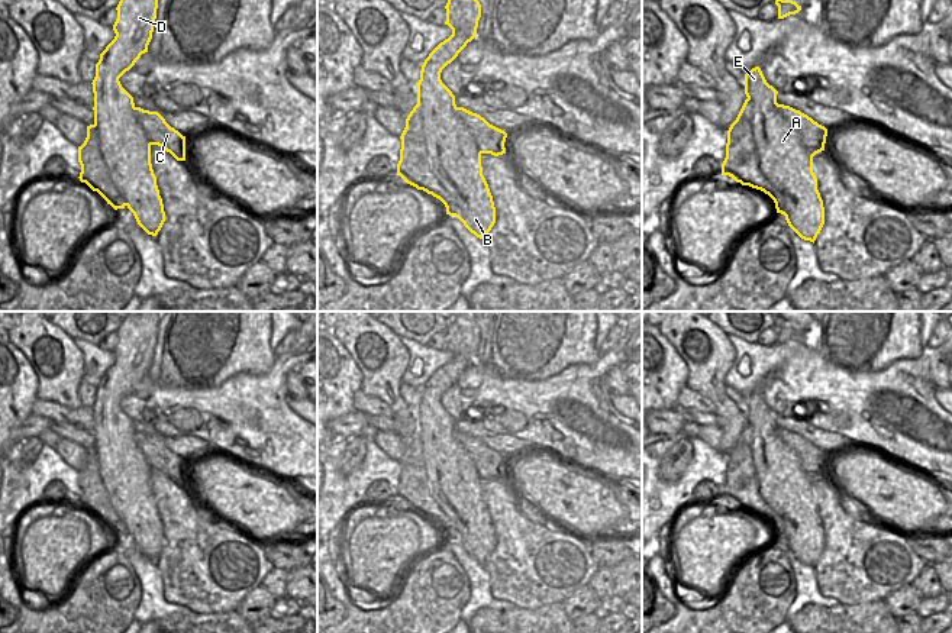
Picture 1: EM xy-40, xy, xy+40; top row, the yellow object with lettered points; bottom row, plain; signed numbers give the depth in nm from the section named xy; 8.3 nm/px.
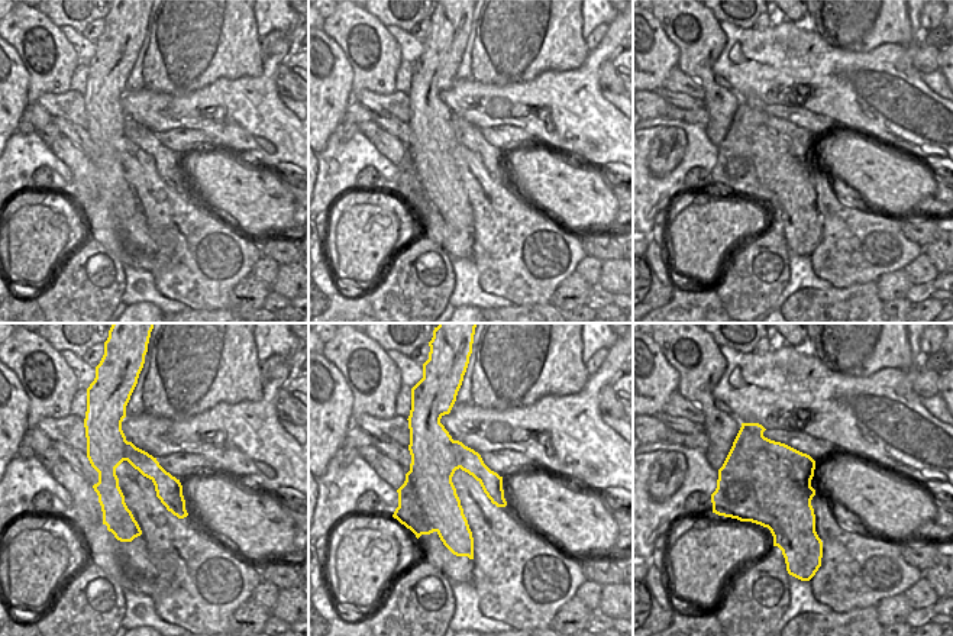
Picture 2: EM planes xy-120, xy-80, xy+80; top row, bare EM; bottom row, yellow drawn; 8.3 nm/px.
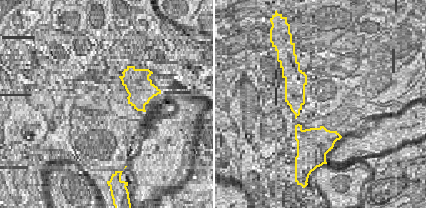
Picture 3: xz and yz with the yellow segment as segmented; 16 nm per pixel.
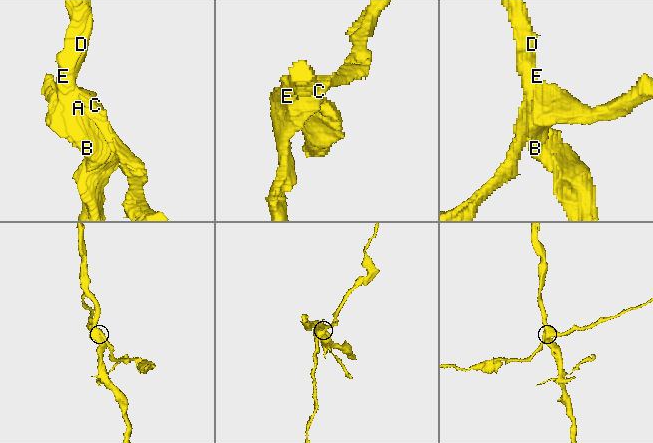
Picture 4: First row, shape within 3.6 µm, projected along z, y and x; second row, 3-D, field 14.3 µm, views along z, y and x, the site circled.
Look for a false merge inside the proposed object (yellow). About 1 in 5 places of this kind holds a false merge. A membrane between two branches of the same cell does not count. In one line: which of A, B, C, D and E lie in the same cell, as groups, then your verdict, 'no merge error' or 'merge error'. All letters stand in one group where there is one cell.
A B D E / C | merge error

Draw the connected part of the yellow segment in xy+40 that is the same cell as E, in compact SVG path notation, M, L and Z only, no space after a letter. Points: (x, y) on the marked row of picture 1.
M759 67L752 68L745 74L745 94L753 103L753 138L756 142L756 151L759 154L761 171L774 187L772 200L775 203L777 213L785 216L788 226L804 240L814 243L817 235L824 225L824 207L820 193L817 190L817 178L813 172L813 156L819 152L807 149L797 130L778 113L777 94L778 91L769 85Z

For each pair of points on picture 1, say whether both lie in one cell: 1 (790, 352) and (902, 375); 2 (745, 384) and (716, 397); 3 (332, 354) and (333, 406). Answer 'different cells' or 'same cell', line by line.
1: same cell
2: different cells
3: same cell

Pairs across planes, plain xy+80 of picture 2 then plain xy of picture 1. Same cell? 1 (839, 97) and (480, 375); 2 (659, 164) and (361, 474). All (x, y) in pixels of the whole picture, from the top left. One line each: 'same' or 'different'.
1: same
2: different

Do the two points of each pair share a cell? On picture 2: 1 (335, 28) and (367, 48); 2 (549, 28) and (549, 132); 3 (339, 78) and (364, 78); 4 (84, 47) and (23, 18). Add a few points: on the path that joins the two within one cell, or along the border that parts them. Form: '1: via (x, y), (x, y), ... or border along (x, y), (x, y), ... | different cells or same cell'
1: via (342, 28), (346, 28), (359, 41) | same cell
2: border along (582, 63), (577, 68), (543, 71), (517, 83) | different cells
3: border along (341, 47), (352, 71), (352, 94) | different cells
4: border along (60, 28), (80, 61) | different cells

